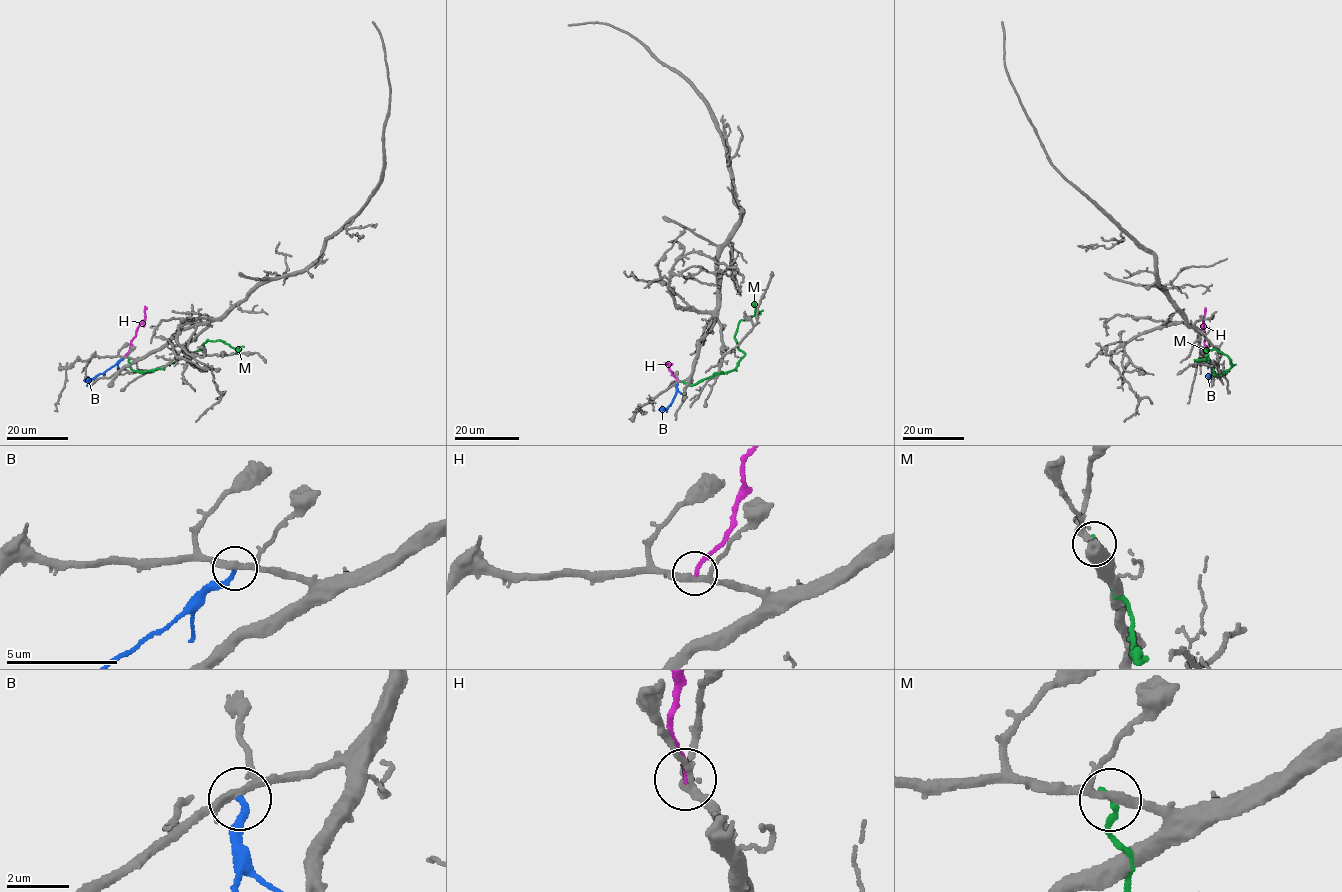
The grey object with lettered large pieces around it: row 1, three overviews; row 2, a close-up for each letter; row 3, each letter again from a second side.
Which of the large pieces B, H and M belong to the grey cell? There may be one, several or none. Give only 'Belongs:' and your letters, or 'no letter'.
Belongs: H

